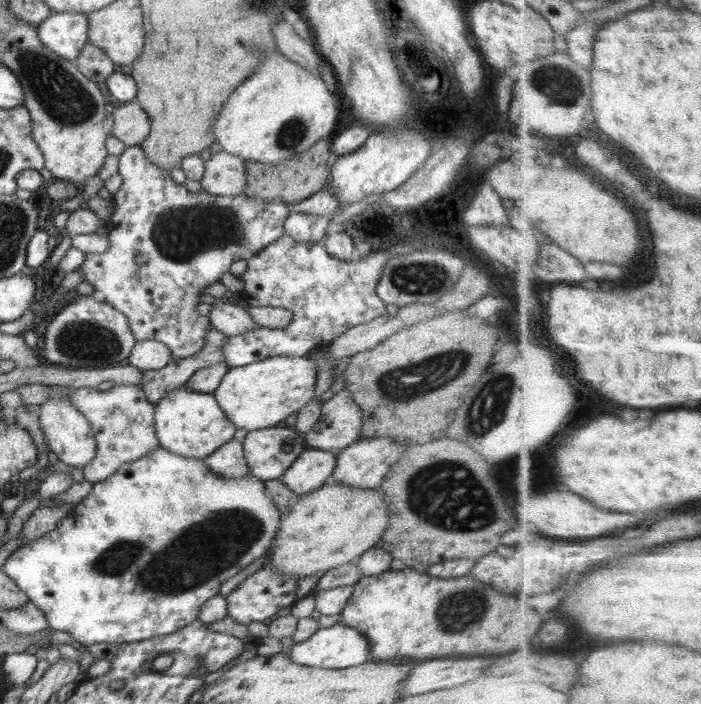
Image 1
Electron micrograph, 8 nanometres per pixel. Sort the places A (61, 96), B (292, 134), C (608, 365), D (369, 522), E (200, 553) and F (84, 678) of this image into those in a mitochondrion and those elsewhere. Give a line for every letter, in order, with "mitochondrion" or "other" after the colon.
A: mitochondrion
B: mitochondrion
C: other
D: other
E: mitochondrion
F: other

